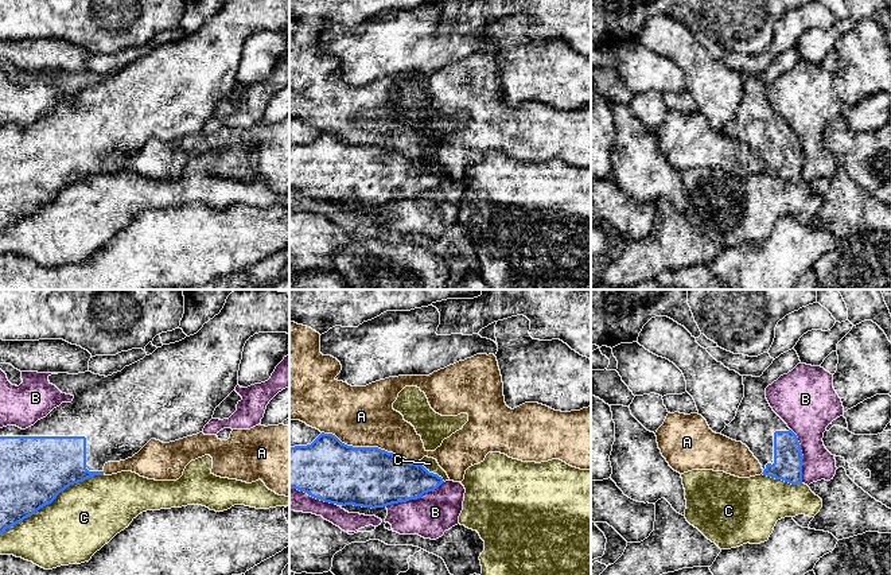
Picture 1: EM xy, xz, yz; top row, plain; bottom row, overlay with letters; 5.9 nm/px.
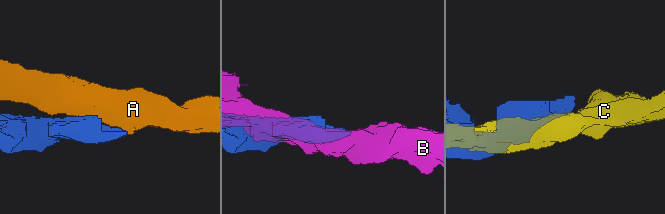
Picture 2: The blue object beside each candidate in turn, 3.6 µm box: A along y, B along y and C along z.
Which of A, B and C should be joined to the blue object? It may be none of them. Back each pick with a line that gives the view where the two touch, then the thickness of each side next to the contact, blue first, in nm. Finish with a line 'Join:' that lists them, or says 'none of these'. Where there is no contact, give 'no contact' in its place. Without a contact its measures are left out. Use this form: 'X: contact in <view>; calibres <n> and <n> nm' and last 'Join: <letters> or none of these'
Join: none of these

